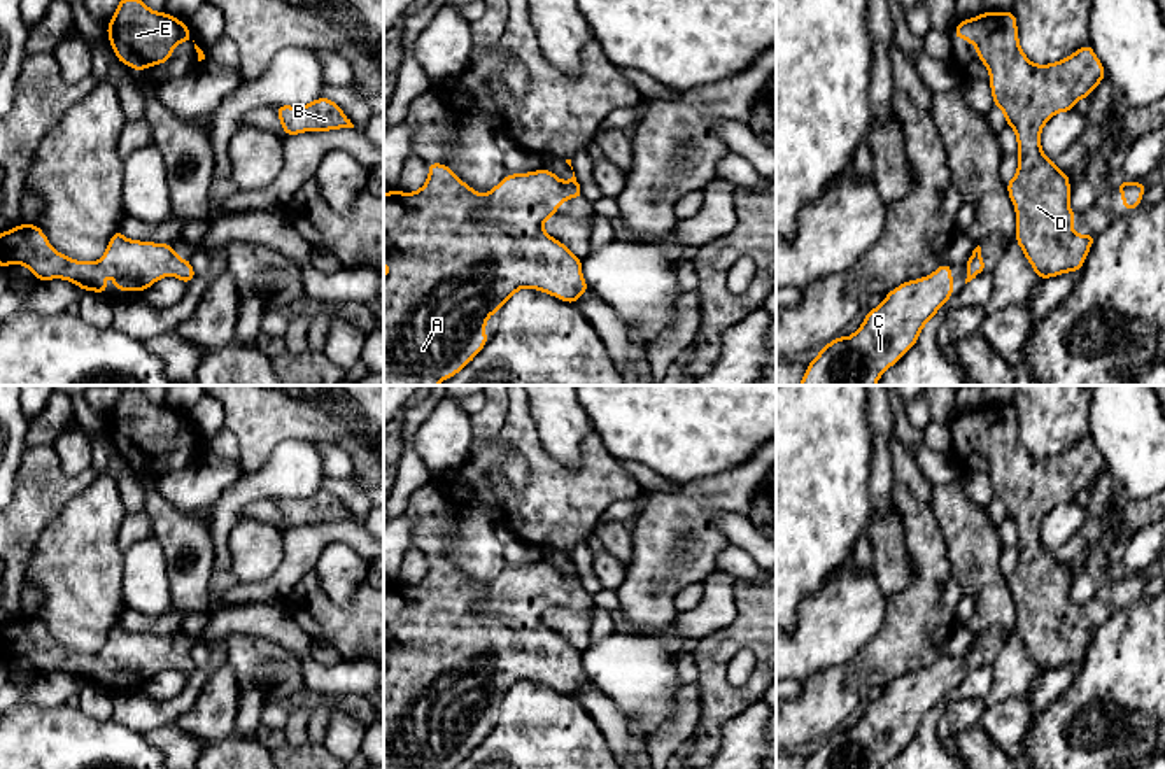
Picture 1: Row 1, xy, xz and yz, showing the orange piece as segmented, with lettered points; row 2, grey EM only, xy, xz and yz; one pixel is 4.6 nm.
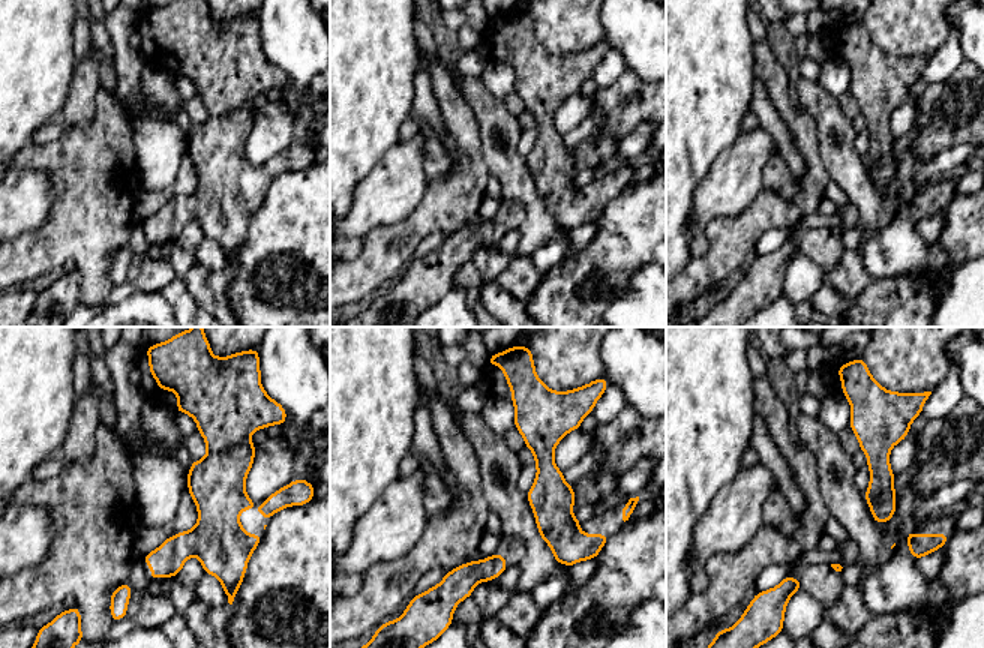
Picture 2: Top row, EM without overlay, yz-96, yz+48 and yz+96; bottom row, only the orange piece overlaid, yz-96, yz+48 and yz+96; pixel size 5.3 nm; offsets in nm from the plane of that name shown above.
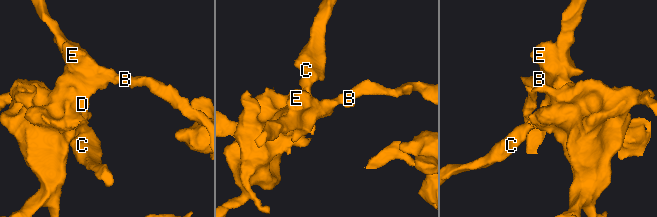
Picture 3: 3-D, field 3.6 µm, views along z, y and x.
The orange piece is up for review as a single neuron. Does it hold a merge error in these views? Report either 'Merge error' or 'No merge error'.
No merge error

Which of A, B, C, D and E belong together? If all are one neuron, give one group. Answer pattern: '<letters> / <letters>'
A B C D E

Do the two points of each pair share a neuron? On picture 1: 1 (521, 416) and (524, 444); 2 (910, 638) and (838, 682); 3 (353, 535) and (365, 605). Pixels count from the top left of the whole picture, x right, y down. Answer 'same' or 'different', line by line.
1: same
2: same
3: different

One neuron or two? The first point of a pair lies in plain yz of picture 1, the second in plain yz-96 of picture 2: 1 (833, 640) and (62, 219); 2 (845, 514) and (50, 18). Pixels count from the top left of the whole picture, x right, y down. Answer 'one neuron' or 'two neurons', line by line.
1: two neurons
2: one neuron

